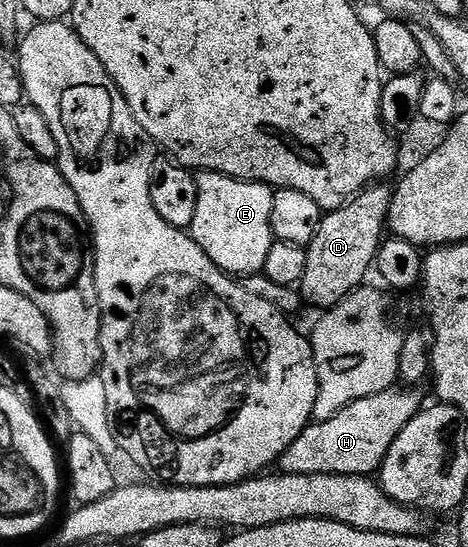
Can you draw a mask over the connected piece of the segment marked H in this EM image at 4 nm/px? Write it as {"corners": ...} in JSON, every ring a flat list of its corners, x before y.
{"corners":[[391,388,384,392,376,392,372,396,364,396,364,400,356,400,348,404,336,416,332,416,323,422,314,420,309,426,288,444,288,448,278,459,276,466,283,474,295,474,296,476,320,476,321,474,339,474,340,476,374,476,379,473,388,456,388,448,392,448,392,440,400,436,404,424,412,420,424,408,421,389,418,388]]}

